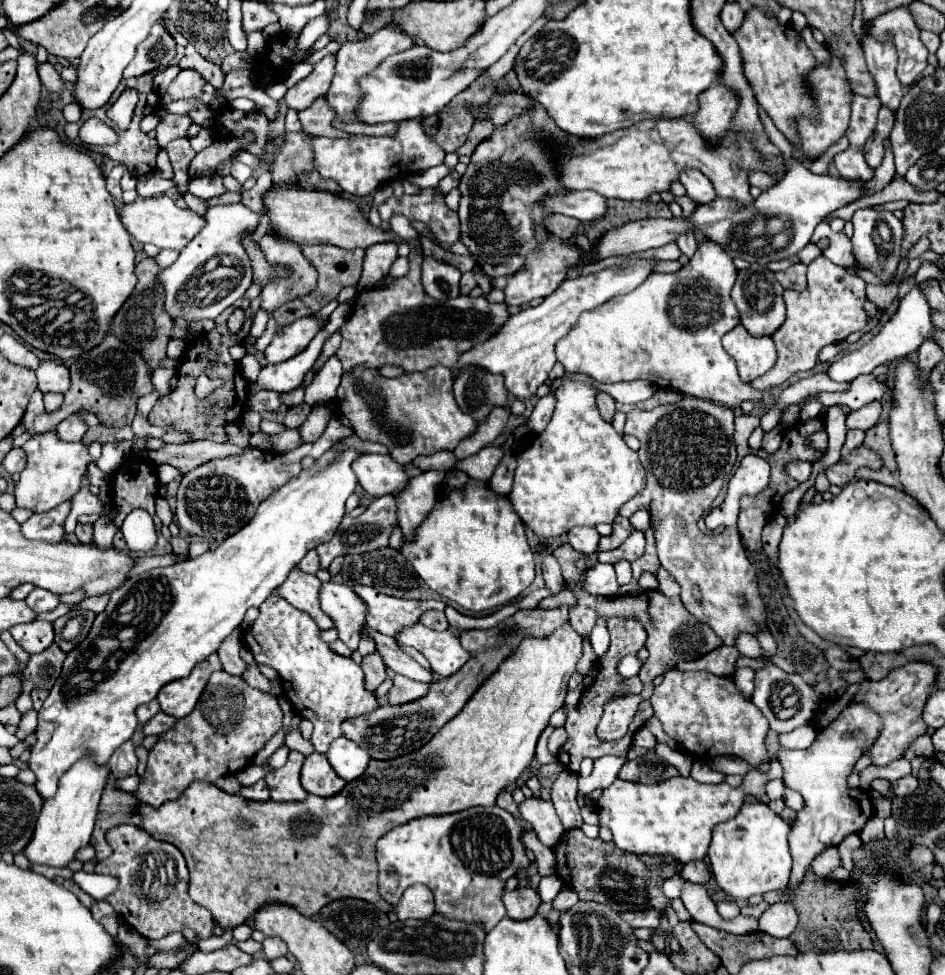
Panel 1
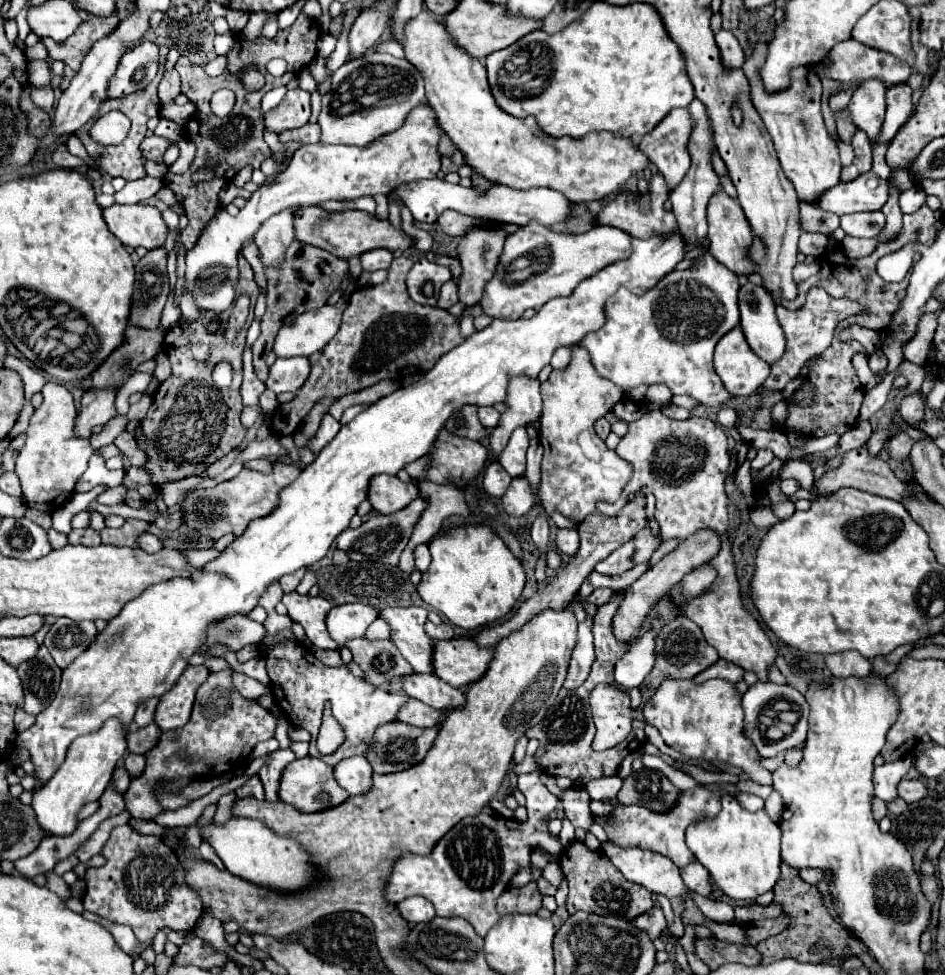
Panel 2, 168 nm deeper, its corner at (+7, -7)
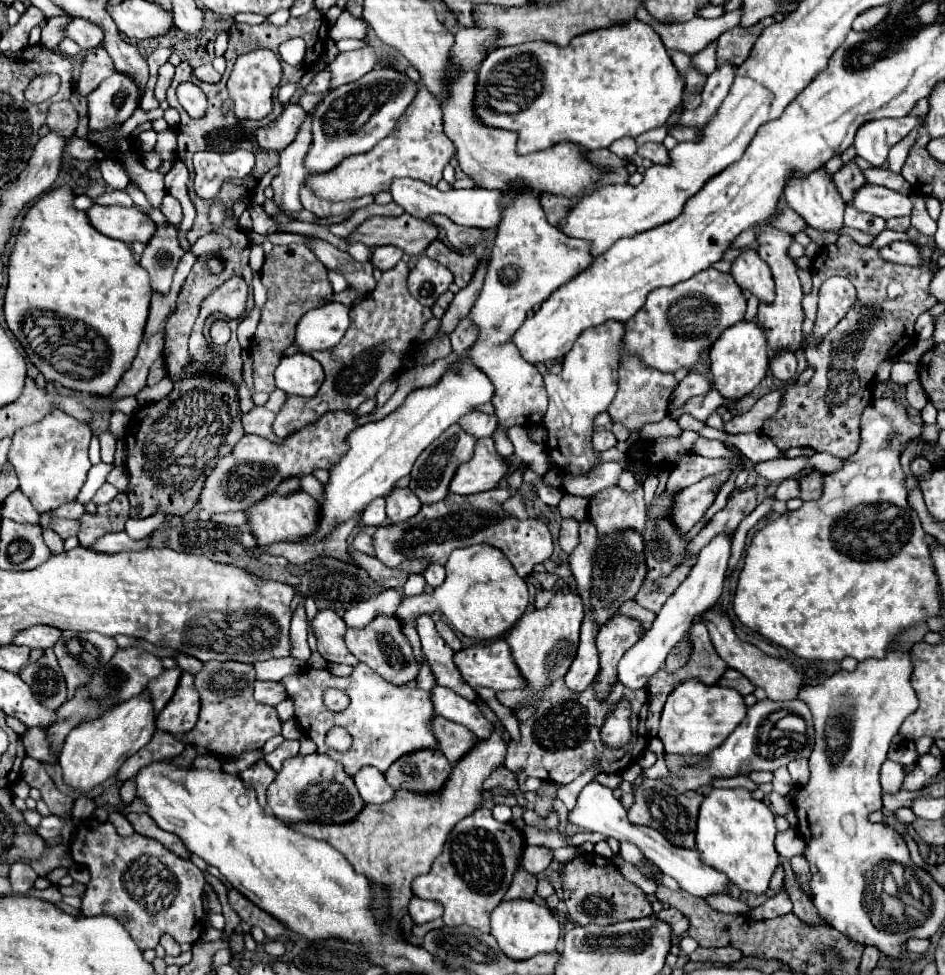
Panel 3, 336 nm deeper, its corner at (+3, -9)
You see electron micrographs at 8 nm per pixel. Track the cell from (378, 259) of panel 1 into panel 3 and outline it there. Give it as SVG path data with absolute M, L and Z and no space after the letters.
M375 247L371 263L373 263L373 267L387 271L387 269L393 269L397 265L401 255L403 255L403 251L397 247Z

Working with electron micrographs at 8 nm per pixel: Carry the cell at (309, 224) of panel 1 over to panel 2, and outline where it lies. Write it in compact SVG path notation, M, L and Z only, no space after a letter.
M301 207L295 215L295 237L303 243L321 247L335 257L349 259L353 255L361 255L371 249L389 249L389 251L405 251L413 245L413 237L403 233L401 229L393 227L389 219L377 219L375 215L369 215L365 211L343 211L343 213L327 213L319 207Z

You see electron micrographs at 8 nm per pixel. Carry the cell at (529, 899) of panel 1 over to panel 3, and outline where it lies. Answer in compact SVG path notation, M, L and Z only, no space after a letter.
M519 867L519 871L513 877L513 883L509 887L509 891L505 893L505 901L513 901L513 899L531 899L537 891L537 879L533 875L529 875L523 867Z

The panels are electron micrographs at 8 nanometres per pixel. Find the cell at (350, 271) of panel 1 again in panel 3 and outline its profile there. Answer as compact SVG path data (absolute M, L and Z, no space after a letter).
M289 243L273 247L265 257L261 269L261 281L267 287L267 305L261 311L259 327L251 339L249 353L253 357L253 379L255 391L271 393L275 389L273 371L281 359L281 353L293 343L293 329L297 321L315 307L327 305L333 299L333 287L329 281L329 269L301 243Z

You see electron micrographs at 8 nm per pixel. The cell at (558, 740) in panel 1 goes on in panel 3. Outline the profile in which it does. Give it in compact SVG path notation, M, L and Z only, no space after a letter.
M477 809L449 833L445 849L435 859L431 871L413 881L413 895L439 901L445 909L445 925L469 925L481 933L489 933L489 915L501 903L519 867L517 863L525 849L521 837L523 833L513 823L499 823L491 815L491 809Z

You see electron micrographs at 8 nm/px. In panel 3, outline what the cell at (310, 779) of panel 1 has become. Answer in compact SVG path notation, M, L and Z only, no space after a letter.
M297 755L283 763L275 781L267 789L267 803L275 817L309 823L345 823L351 821L359 809L363 809L363 799L359 797L353 779L345 773L343 765L327 755Z

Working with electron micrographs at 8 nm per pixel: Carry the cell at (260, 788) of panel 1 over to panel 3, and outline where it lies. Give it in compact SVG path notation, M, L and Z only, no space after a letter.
M259 761L255 763L253 767L249 767L247 771L241 773L241 779L247 787L253 787L255 793L257 793L257 801L261 807L267 807L267 801L265 801L265 791L267 787L271 785L271 781L275 779L275 773L273 769L269 769L269 765L265 765L265 761Z

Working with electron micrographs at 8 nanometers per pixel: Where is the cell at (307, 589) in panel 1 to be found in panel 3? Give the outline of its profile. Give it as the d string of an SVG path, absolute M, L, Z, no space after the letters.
M331 609L319 611L313 617L311 627L317 637L317 651L323 655L323 659L327 659L331 663L357 665L357 659L351 655L351 651L345 647L345 641L343 641L347 627L335 611L331 611Z

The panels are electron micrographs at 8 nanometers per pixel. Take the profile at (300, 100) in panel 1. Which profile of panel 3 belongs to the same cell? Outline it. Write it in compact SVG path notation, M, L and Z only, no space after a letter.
M289 103L273 123L257 129L255 139L263 149L283 151L297 137L297 131L301 129L305 117L307 111L299 103Z

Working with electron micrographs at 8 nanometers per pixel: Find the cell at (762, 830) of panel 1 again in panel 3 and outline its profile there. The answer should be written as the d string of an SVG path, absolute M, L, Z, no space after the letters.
M713 789L699 809L697 819L697 831L695 831L695 847L699 851L699 857L705 865L717 869L719 873L725 873L729 883L737 885L743 893L761 895L769 889L769 881L779 865L779 853L775 849L775 821L773 811L763 803L751 797L747 789Z

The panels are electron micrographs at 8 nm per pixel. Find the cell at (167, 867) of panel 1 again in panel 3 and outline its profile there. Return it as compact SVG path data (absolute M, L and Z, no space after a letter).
M111 821L97 825L97 829L81 825L79 837L75 837L75 841L69 845L69 851L77 863L85 865L91 871L91 881L87 883L87 889L81 897L83 915L87 917L109 915L117 919L129 931L131 939L141 951L155 949L163 933L169 933L177 943L195 943L201 937L205 929L205 909L203 909L205 879L203 873L191 861L177 857L157 839L139 833L135 833L133 837L121 837Z

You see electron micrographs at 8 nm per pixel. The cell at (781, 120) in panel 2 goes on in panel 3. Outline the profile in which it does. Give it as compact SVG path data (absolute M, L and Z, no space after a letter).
M819 167L817 171L809 173L809 175L793 175L789 177L787 185L785 185L785 201L787 205L797 211L805 223L813 229L819 231L837 231L843 227L843 211L845 211L845 201L841 197L841 193L837 191L835 183L833 183L833 175L825 171L825 167Z

